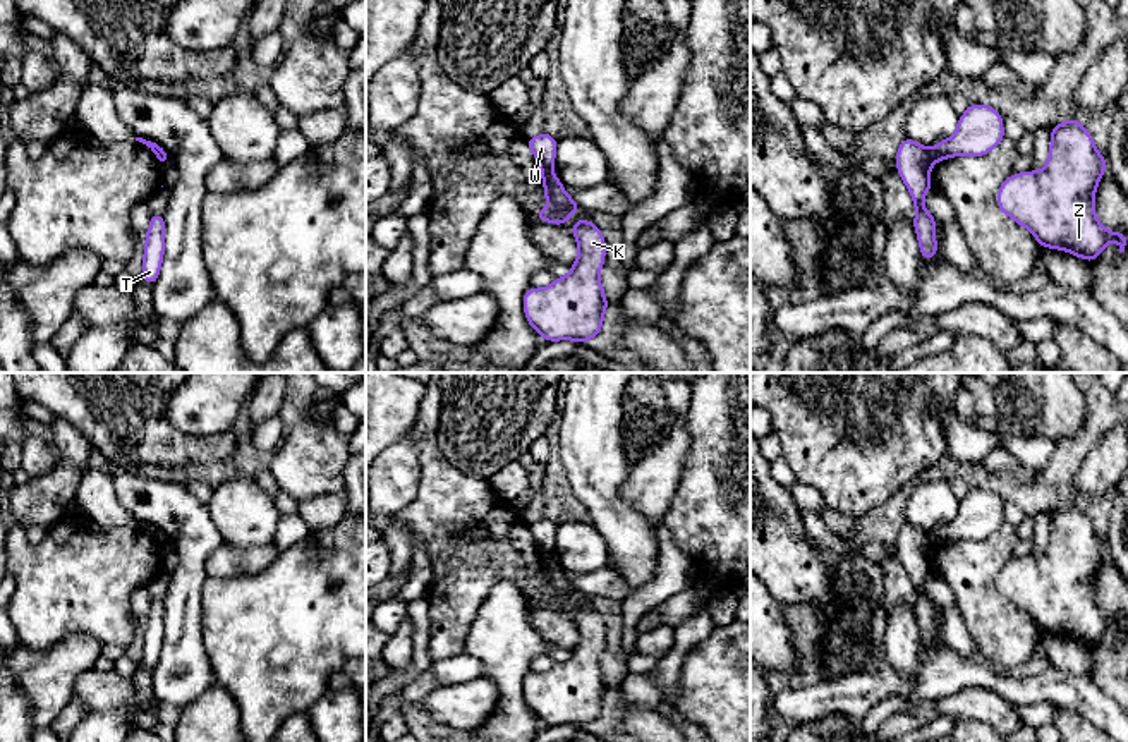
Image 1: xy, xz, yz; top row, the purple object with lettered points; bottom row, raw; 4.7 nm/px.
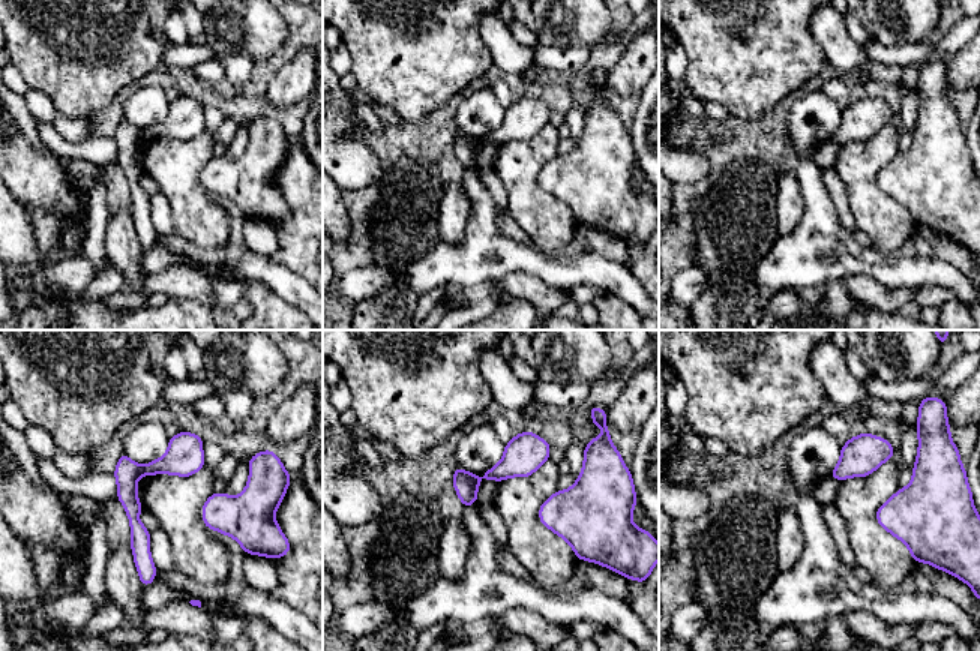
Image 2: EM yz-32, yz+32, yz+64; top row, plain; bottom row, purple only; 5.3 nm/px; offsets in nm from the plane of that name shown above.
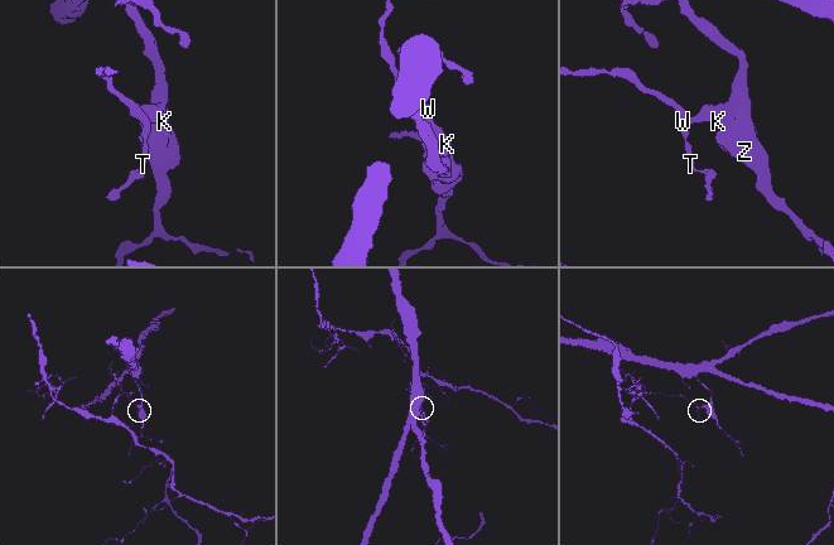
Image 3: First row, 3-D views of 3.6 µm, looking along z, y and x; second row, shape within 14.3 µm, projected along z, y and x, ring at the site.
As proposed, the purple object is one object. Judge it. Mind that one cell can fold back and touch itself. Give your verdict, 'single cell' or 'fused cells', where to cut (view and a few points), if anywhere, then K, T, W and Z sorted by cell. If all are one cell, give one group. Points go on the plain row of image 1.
fused cells; cut in yz along (927, 535), (933, 548); K Z / T W

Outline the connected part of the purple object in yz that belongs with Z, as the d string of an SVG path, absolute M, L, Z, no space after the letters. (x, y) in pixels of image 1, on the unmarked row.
M1076 505L1061 507L1051 515L1047 548L1039 556L1022 556L1008 562L998 575L999 594L1028 613L1042 632L1068 636L1085 646L1094 646L1109 625L1125 636L1123 617L1109 617L1094 594L1094 581L1106 555L1106 543L1097 536L1089 515Z

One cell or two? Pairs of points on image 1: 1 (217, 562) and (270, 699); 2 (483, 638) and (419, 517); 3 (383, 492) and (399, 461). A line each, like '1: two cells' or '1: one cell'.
1: two cells
2: two cells
3: one cell

